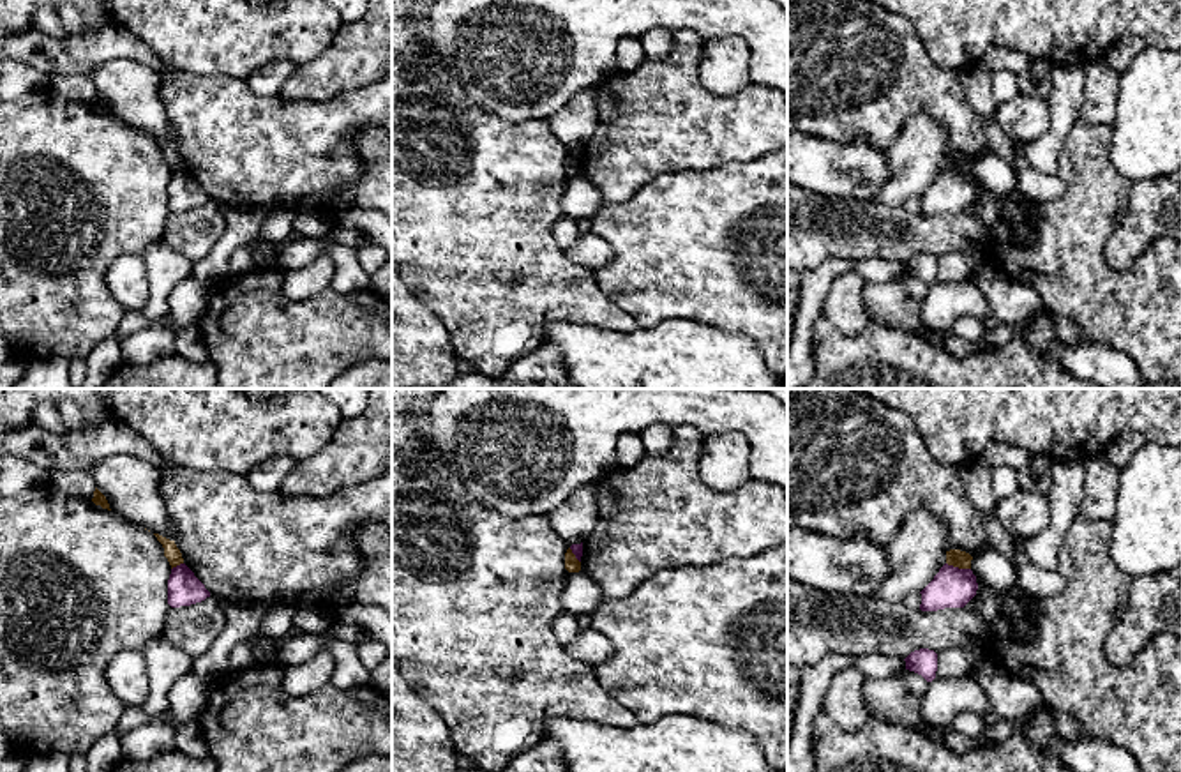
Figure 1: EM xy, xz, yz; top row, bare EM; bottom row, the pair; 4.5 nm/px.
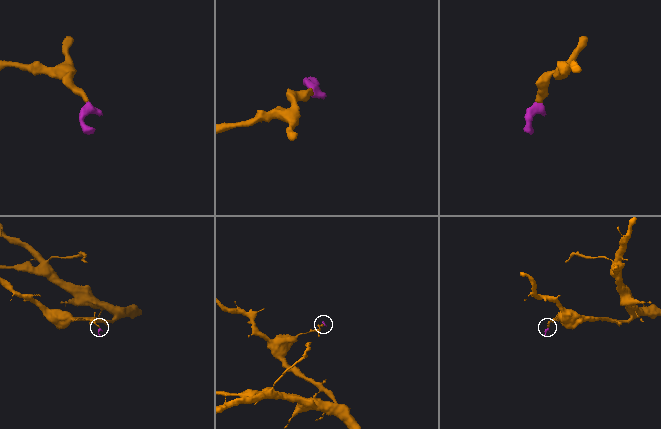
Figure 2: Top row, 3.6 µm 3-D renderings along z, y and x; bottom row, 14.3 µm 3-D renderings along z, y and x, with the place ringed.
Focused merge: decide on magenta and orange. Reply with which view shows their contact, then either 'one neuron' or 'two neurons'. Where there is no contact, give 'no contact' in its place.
meets magenta in yz; two neurons

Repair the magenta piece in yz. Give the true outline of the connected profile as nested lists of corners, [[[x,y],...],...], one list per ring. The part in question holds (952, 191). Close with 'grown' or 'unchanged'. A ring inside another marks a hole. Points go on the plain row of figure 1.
[[[944,168],[934,184],[920,196],[920,214],[964,212],[976,200],[976,194],[978,187],[971,173]]]; unchanged

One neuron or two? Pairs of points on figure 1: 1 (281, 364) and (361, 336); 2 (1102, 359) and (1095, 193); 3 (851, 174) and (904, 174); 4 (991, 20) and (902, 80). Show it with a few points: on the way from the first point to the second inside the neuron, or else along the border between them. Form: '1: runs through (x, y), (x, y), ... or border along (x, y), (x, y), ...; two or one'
1: runs through (300, 347), (322, 336), (341, 336); one
2: border along (1091, 340), (1121, 350), (1137, 366); two
3: border along (888, 152), (888, 179), (876, 200); two
4: border along (911, 23), (924, 52), (940, 68), (954, 73); two

